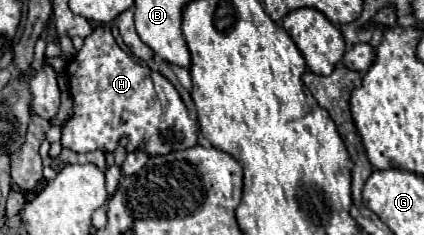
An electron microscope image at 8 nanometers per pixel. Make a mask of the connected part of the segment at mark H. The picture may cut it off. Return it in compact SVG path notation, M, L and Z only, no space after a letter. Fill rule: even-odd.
M98 27L92 31L92 35L84 39L84 47L68 63L68 81L70 81L70 93L74 99L74 115L62 127L62 147L64 149L72 149L76 153L90 153L90 151L100 149L108 153L118 147L122 137L128 139L128 145L126 145L128 151L144 149L148 155L166 155L170 151L188 149L196 145L198 125L188 117L188 111L178 91L174 89L174 85L158 71L152 71L150 67L134 63L134 59L128 57L116 45L108 27Z

